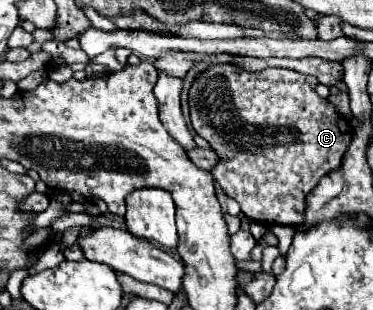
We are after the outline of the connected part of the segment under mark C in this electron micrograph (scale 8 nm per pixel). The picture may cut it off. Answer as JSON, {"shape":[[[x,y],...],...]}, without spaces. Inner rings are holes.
{"shape":[[[224,63],[200,73],[190,89],[192,127],[218,155],[218,167],[210,173],[224,193],[238,201],[242,213],[252,221],[264,225],[300,225],[304,221],[306,195],[324,175],[340,169],[342,165],[342,157],[352,141],[352,127],[328,99],[316,93],[316,85],[316,77],[288,69],[246,73],[230,63]]]}

